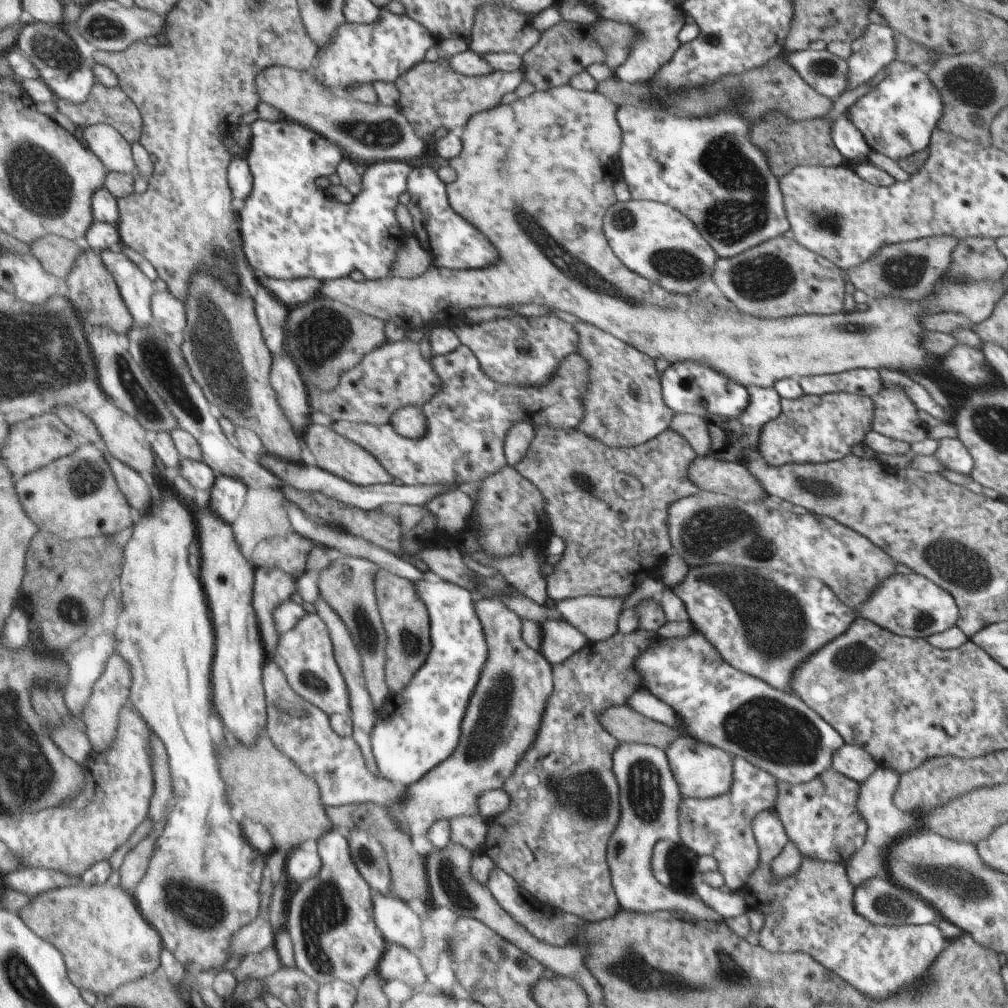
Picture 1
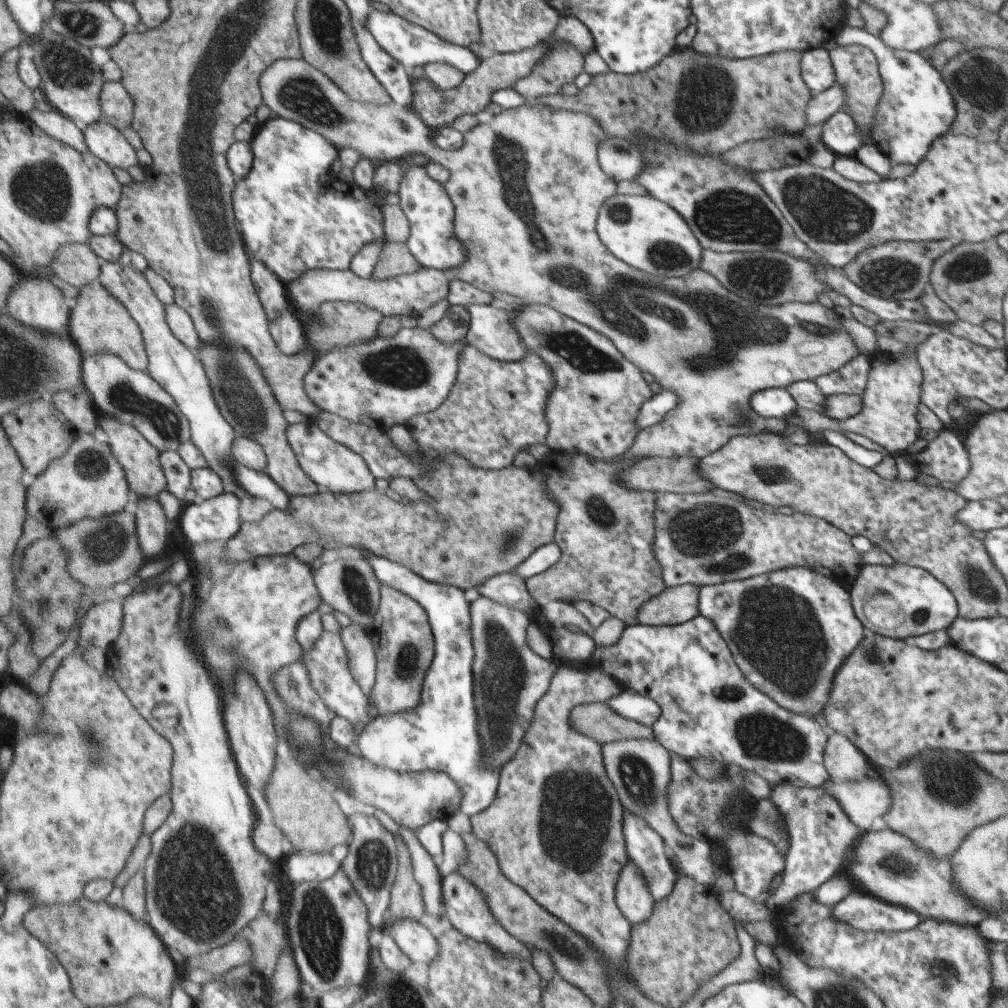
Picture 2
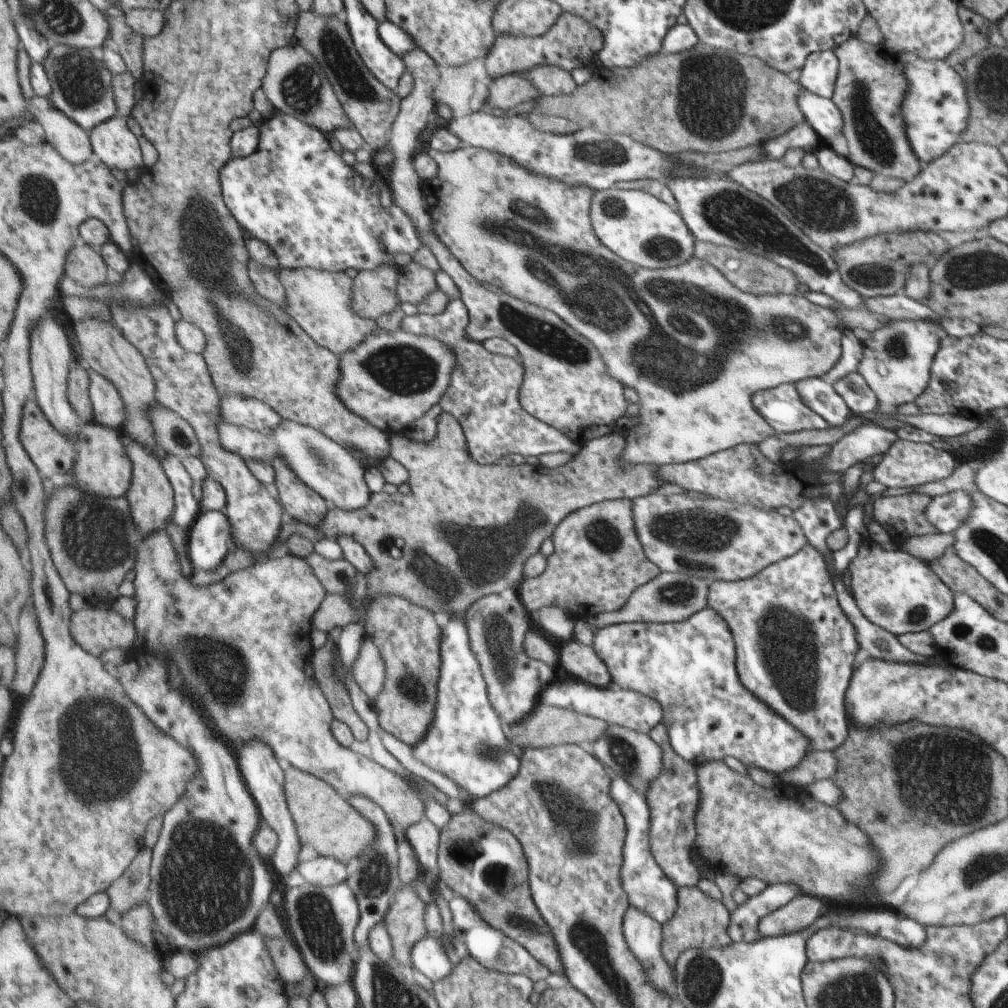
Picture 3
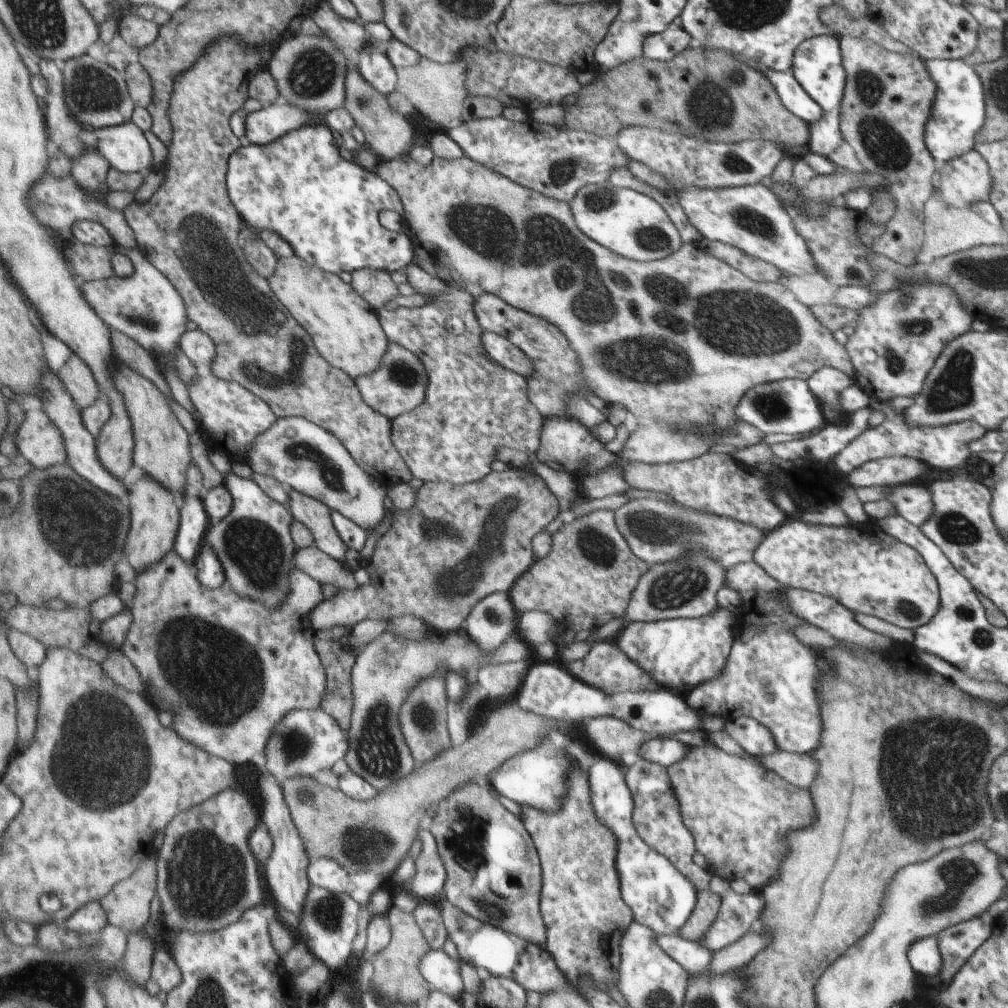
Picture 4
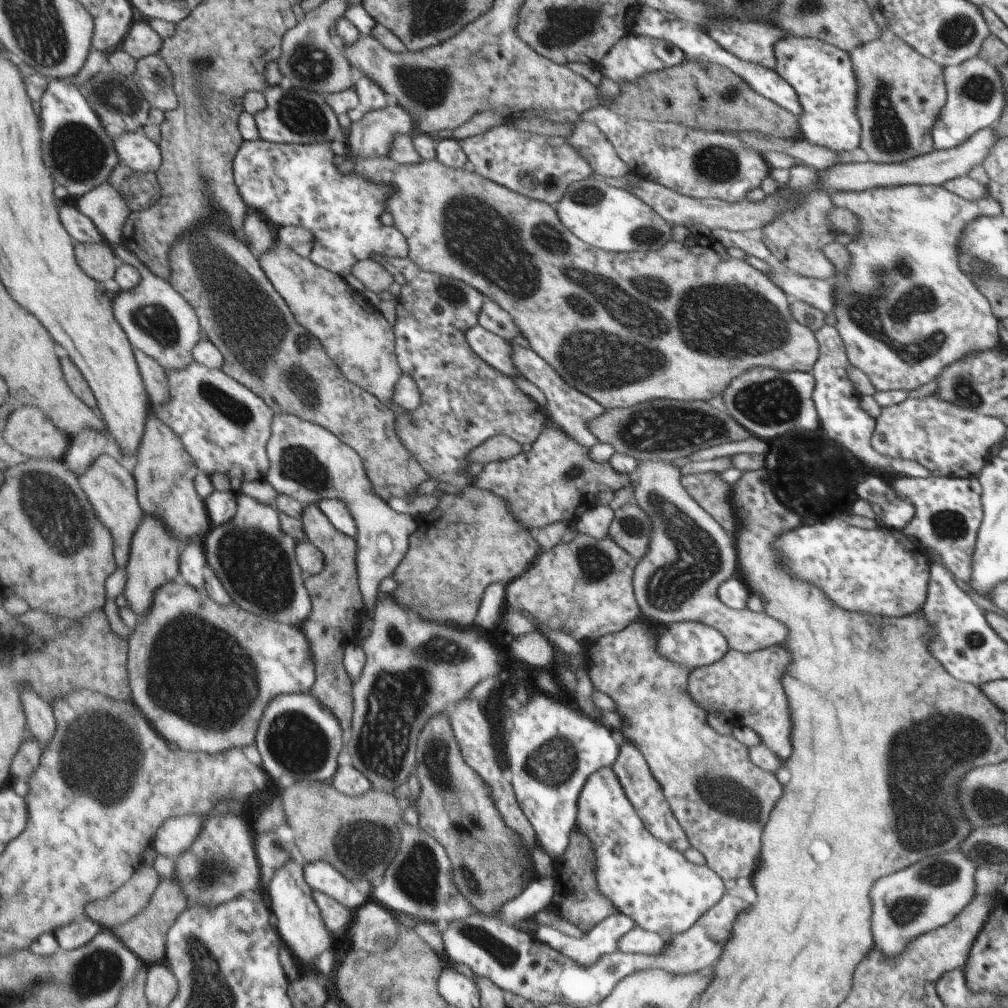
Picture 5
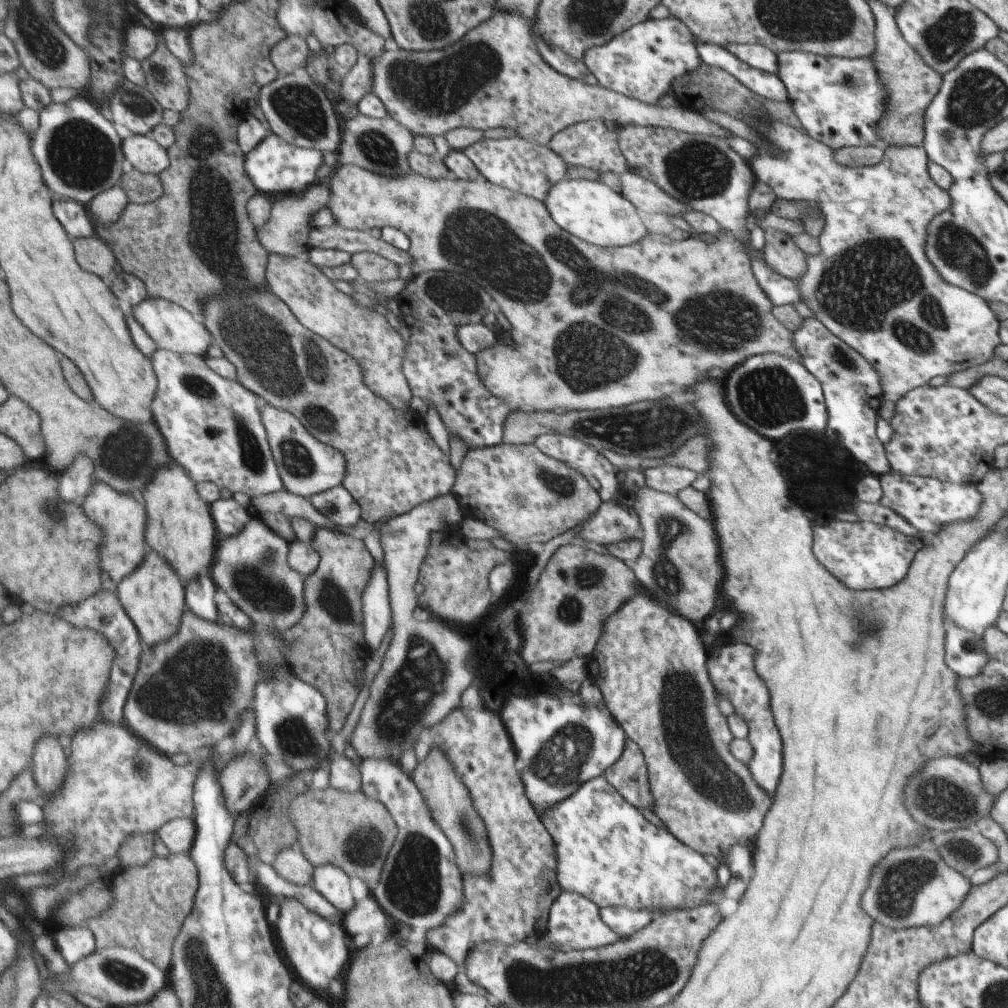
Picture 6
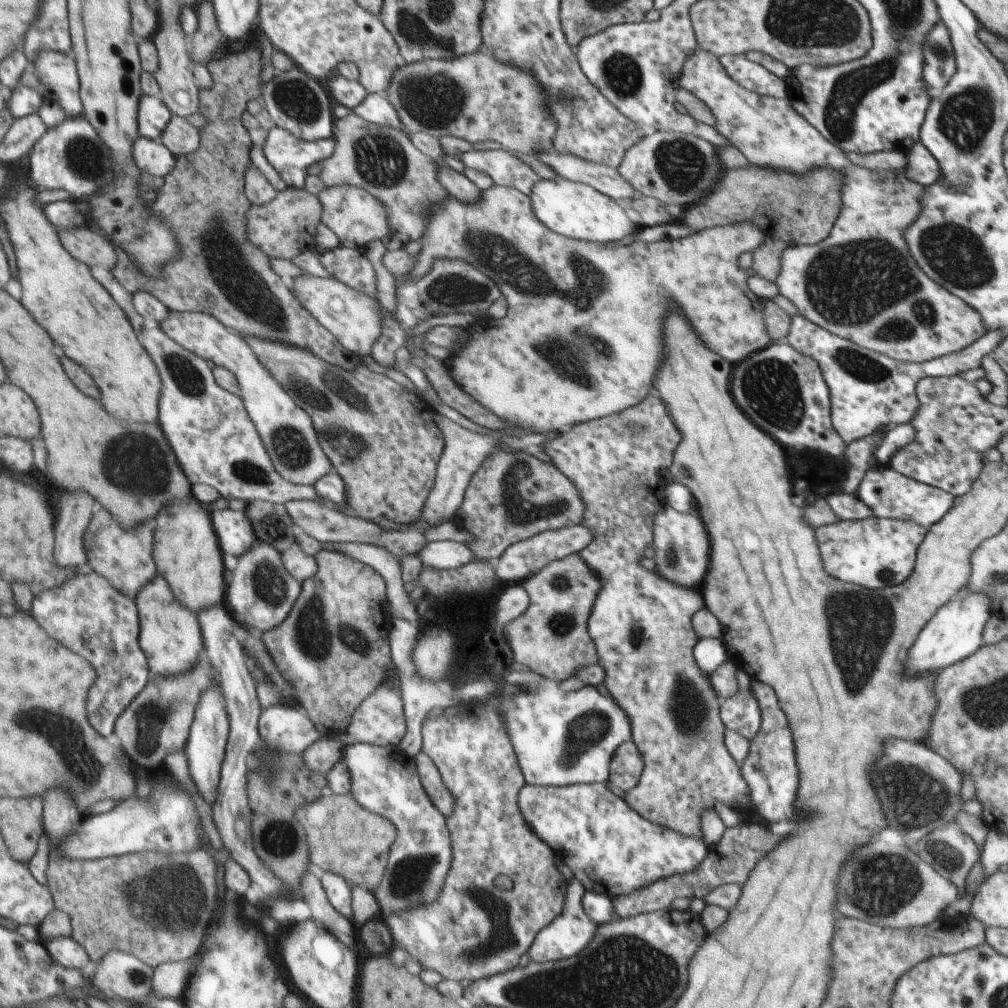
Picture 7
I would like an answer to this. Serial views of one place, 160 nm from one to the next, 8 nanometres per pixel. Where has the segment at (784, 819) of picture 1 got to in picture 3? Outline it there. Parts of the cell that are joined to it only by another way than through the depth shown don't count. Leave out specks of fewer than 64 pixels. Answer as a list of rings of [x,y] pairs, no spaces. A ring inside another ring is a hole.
[[[775,883],[767,885],[758,895],[747,897],[747,900],[742,905],[737,905],[732,912],[731,922],[728,924],[728,935],[731,937],[731,942],[749,944],[762,939],[758,931],[761,918],[777,910],[783,904],[787,904],[795,894],[799,894],[797,886],[791,883]]]

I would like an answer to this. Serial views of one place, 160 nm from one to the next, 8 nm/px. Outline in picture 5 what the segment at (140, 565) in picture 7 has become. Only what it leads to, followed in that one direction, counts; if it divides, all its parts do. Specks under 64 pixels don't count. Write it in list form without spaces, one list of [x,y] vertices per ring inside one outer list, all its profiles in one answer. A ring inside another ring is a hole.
[[[109,453],[99,455],[79,476],[81,486],[87,493],[100,519],[111,529],[116,543],[116,562],[126,568],[131,556],[130,544],[136,527],[144,516],[138,499],[136,478],[119,464]]]

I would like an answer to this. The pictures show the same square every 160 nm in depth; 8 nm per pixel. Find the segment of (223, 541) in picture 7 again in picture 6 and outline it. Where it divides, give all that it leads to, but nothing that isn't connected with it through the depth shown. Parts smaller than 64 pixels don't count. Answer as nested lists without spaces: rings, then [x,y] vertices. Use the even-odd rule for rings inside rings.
[[[232,497],[219,499],[211,507],[217,530],[223,538],[236,535],[237,532],[241,531],[253,513],[251,508],[243,508]]]

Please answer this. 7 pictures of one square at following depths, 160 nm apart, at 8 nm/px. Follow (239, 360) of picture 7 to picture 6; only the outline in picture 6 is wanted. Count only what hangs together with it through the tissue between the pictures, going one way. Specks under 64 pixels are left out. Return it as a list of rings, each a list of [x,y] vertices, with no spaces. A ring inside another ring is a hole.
[[[147,297],[143,302],[130,309],[137,322],[143,326],[147,334],[157,343],[159,349],[167,349],[182,355],[207,354],[211,343],[215,343],[208,326],[196,314],[189,312],[183,305],[161,297]],[[263,402],[261,408],[264,425],[268,429],[268,441],[287,491],[310,500],[313,495],[344,484],[348,460],[343,452],[313,436],[293,413],[278,409],[267,402]]]

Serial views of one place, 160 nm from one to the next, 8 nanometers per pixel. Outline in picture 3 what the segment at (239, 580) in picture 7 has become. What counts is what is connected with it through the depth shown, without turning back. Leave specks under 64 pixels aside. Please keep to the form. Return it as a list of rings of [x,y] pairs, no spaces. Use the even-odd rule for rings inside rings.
[[[111,305],[109,310],[116,326],[144,353],[156,380],[157,400],[163,406],[178,412],[196,430],[200,459],[205,463],[208,476],[217,479],[225,487],[228,496],[225,512],[232,524],[232,542],[237,542],[235,545],[246,551],[260,549],[267,554],[273,551],[272,546],[283,530],[284,507],[267,492],[267,488],[253,474],[246,460],[222,445],[220,424],[225,423],[222,417],[222,398],[219,397],[219,390],[213,382],[205,357],[189,352],[180,343],[176,322],[169,308],[165,306],[151,308]]]

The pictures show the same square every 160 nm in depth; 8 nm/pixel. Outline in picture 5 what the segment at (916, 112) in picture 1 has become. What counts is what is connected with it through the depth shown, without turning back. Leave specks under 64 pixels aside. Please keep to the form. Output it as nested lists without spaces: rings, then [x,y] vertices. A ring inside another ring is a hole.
[[[981,57],[967,59],[957,66],[943,68],[947,99],[932,128],[932,144],[937,150],[949,150],[964,143],[974,132],[995,124],[1007,104],[1007,90],[999,70]]]

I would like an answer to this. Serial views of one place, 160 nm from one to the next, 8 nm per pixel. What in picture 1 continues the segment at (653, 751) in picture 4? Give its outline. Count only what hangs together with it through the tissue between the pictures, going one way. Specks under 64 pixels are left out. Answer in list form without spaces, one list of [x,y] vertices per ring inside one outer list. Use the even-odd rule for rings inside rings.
[[[694,626],[690,635],[682,639],[658,636],[658,640],[636,658],[634,667],[642,678],[641,686],[678,714],[682,720],[682,726],[677,729],[681,737],[709,743],[733,757],[744,758],[771,774],[779,783],[807,783],[817,778],[831,768],[833,754],[844,744],[840,733],[798,696],[773,688],[759,678],[733,668]]]

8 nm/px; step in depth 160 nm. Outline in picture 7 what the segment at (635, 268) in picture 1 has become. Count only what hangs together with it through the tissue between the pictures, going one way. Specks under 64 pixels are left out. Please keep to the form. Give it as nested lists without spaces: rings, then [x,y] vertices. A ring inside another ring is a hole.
[[[564,177],[537,180],[529,192],[528,200],[531,202],[532,212],[541,224],[571,240],[615,242],[640,229],[640,226],[632,224],[625,215],[625,206],[588,185],[565,180]]]

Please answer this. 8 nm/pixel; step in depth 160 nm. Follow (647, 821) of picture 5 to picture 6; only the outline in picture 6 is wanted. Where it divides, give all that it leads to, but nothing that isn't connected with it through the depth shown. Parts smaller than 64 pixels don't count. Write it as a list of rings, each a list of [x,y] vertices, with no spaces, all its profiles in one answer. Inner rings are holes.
[[[628,738],[624,751],[604,772],[608,783],[635,809],[652,810],[652,794],[648,774],[639,747]]]

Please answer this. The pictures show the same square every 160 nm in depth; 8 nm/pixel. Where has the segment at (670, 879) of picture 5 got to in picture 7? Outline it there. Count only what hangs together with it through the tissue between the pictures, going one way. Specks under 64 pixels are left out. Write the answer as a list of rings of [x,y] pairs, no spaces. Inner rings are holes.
[[[604,783],[566,786],[527,785],[517,796],[529,829],[573,871],[584,889],[609,898],[700,866],[709,847],[701,838],[652,824],[616,798]]]

